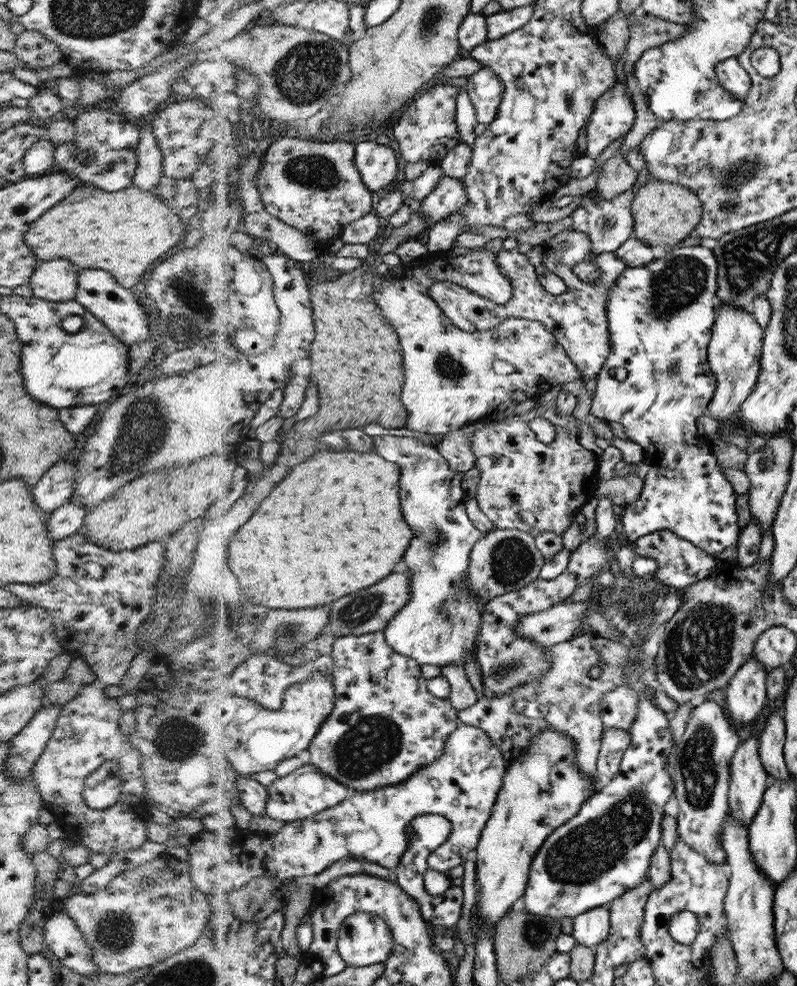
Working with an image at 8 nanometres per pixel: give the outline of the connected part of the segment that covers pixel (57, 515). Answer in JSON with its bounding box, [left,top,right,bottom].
[48,502,86,541]

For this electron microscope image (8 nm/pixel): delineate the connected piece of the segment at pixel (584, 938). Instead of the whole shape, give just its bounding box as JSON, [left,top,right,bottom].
[572,906,611,949]

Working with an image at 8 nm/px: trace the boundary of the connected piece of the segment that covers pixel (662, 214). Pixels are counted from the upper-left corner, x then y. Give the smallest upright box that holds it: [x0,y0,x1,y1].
[631,179,703,252]

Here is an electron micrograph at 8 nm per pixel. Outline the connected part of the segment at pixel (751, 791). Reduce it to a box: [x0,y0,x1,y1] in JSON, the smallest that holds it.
[729,734,770,825]

